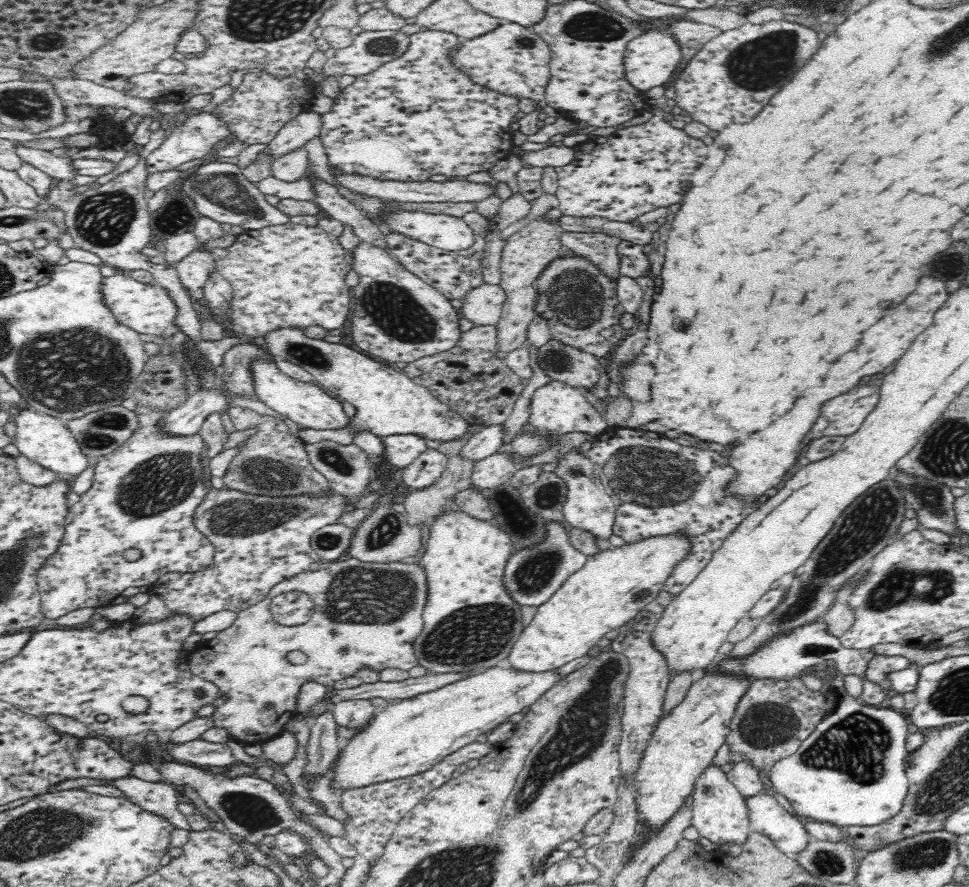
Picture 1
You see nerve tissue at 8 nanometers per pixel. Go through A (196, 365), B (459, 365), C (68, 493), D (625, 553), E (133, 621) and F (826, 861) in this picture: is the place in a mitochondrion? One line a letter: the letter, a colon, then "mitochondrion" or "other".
A: other
B: other
C: other
D: other
E: other
F: mitochondrion

